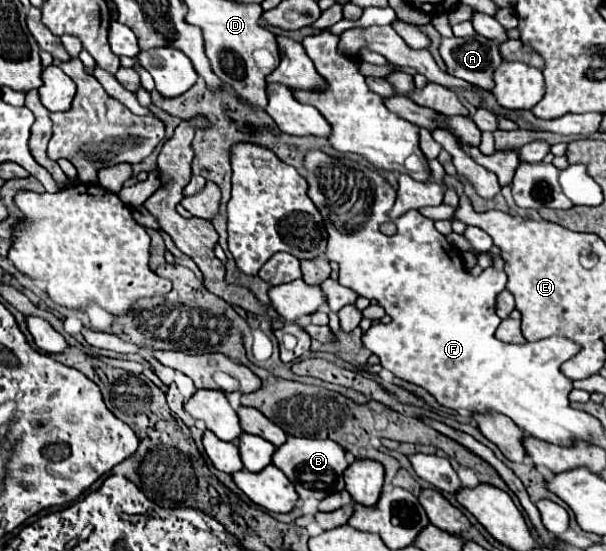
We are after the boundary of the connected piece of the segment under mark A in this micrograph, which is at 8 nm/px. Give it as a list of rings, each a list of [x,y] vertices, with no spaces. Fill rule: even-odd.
[[[483,36],[469,38],[441,38],[439,54],[447,66],[449,76],[461,78],[483,90],[493,88],[493,70],[501,64],[499,44]]]

